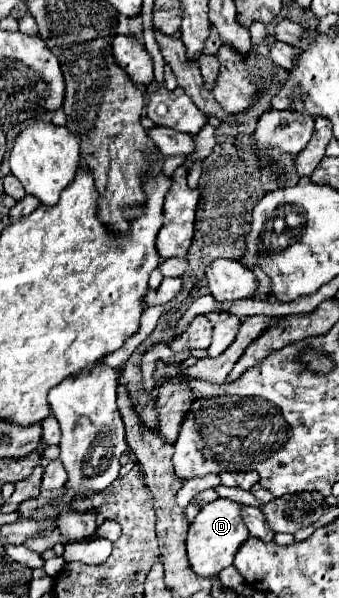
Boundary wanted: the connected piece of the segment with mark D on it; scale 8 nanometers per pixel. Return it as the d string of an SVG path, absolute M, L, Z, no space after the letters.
M218 498L214 502L202 506L198 516L190 524L190 532L188 532L188 540L186 540L186 550L188 550L190 566L192 566L192 570L198 576L210 578L210 576L216 576L226 566L232 566L236 552L250 538L240 510L242 510L240 504L236 504L232 500Z

